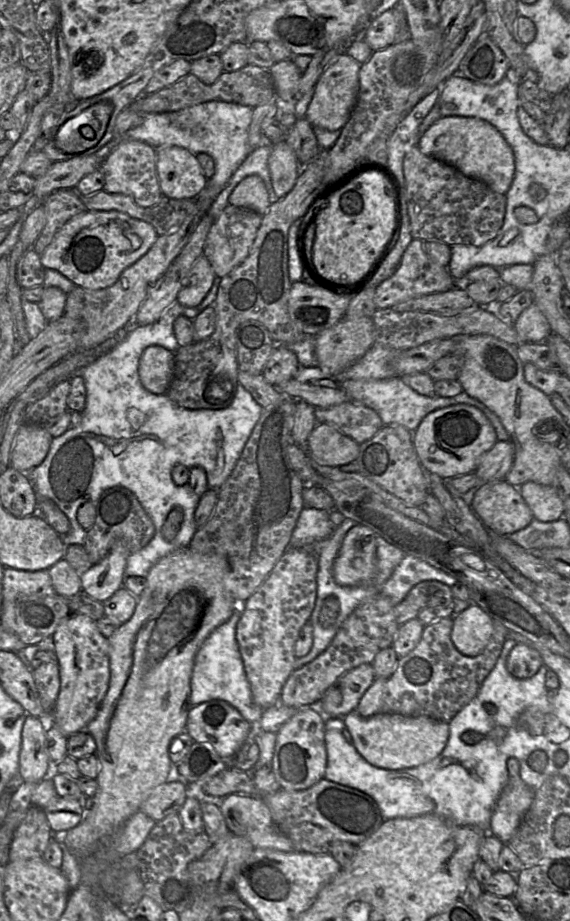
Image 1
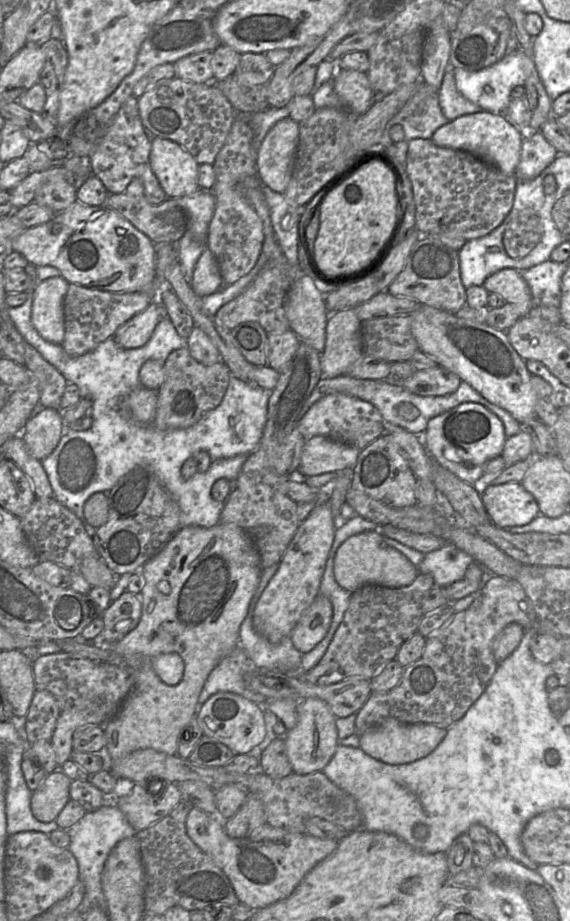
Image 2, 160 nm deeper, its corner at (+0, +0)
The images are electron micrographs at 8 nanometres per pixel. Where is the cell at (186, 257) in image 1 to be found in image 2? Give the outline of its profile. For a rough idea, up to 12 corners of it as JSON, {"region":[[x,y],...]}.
{"region":[[153,300],[121,325],[113,337],[124,348],[150,340],[163,317]]}

